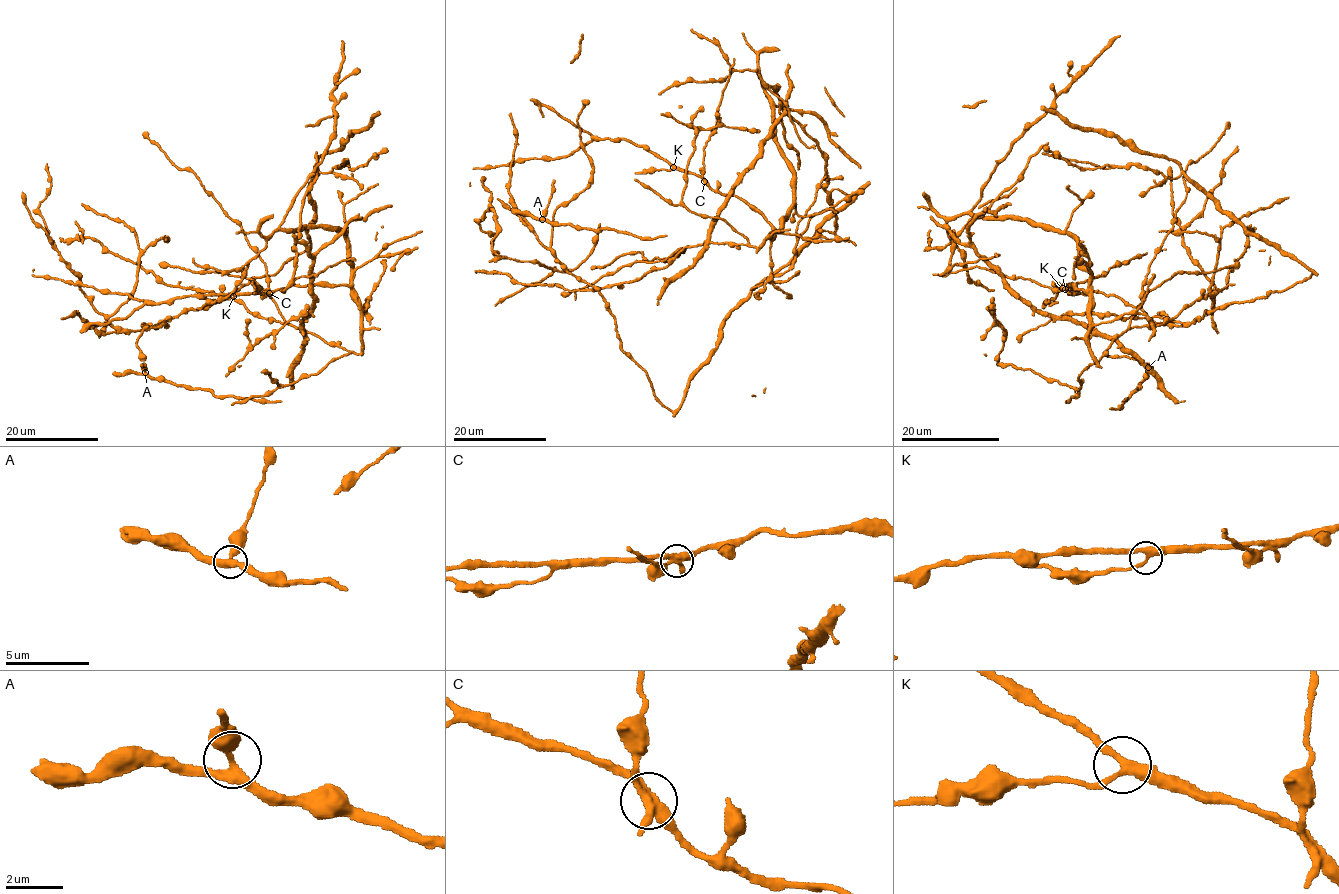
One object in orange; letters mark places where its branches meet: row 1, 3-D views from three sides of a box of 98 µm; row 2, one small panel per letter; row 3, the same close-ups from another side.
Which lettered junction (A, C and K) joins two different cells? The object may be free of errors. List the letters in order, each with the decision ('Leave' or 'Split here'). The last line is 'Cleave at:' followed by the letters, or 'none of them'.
A: Leave
C: Split here
K: Leave
Cleave at: C

